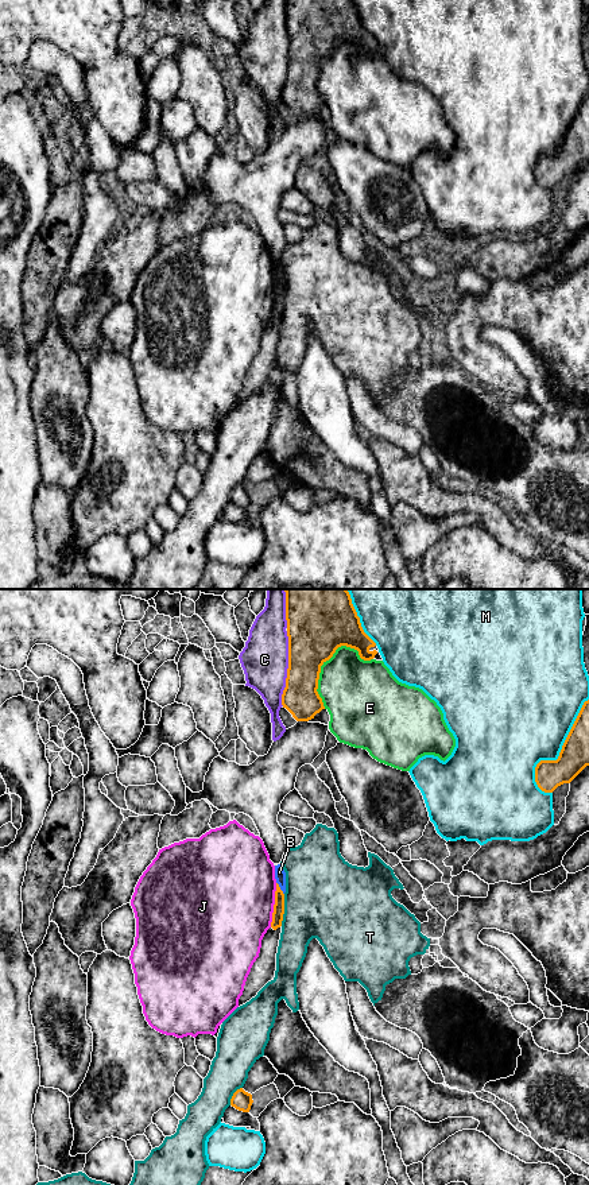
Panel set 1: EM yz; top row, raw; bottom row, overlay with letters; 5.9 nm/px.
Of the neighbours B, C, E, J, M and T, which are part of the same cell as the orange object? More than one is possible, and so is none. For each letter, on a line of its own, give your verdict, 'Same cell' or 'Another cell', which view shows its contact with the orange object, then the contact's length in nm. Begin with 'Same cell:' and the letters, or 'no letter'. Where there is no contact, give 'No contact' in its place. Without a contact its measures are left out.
Same cell: no letter
B: Another cell. Touches orange in yz. Shared border 90 nm
C: Another cell. Touches orange in yz. Shared border 440 nm
E: Another cell. Touches orange in yz. Shared border 420 nm
J: Another cell. Touches orange in yz. Shared border 260 nm
M: Another cell. Touches orange in yz. Shared border 600 nm
T: Another cell. Touches orange in yz. Shared border 190 nm

